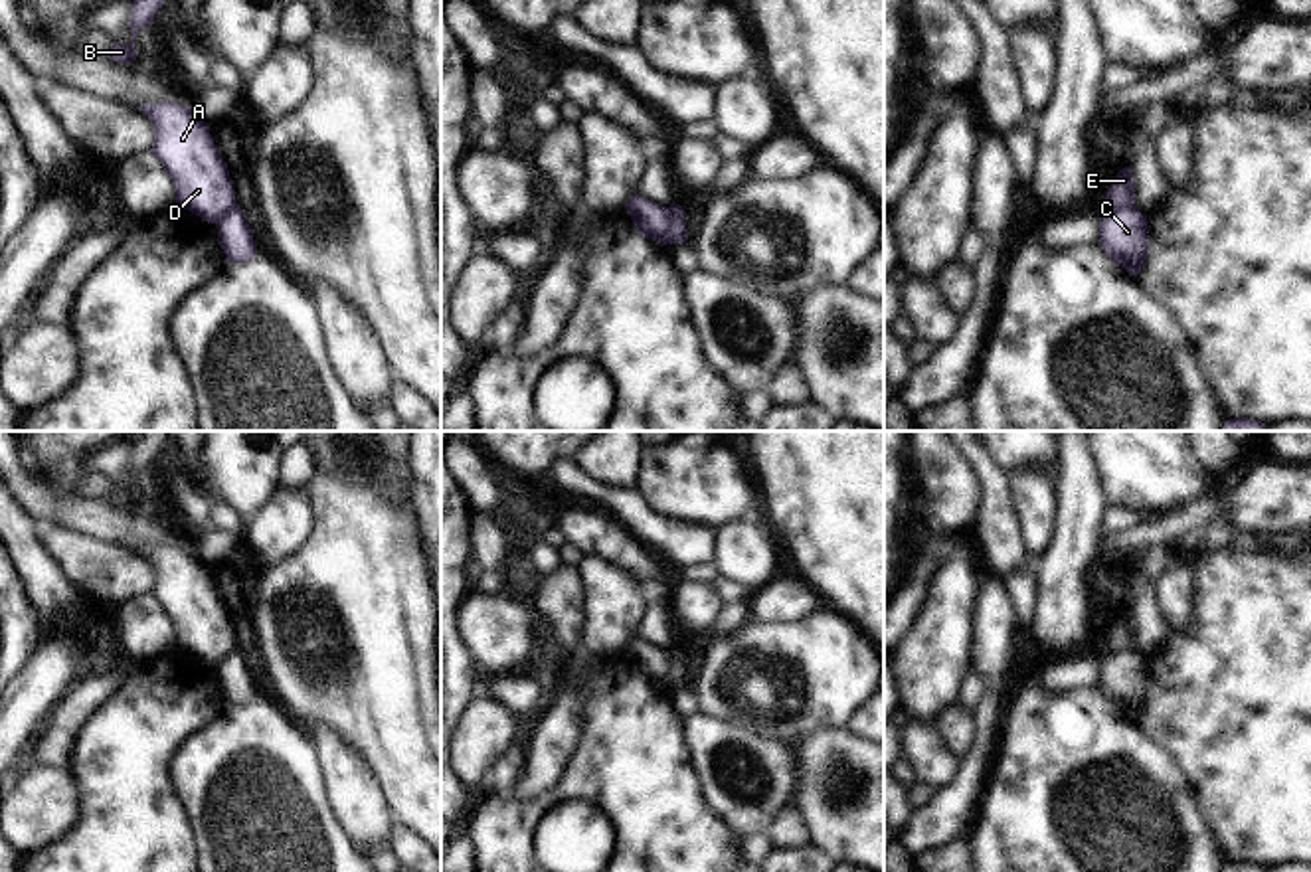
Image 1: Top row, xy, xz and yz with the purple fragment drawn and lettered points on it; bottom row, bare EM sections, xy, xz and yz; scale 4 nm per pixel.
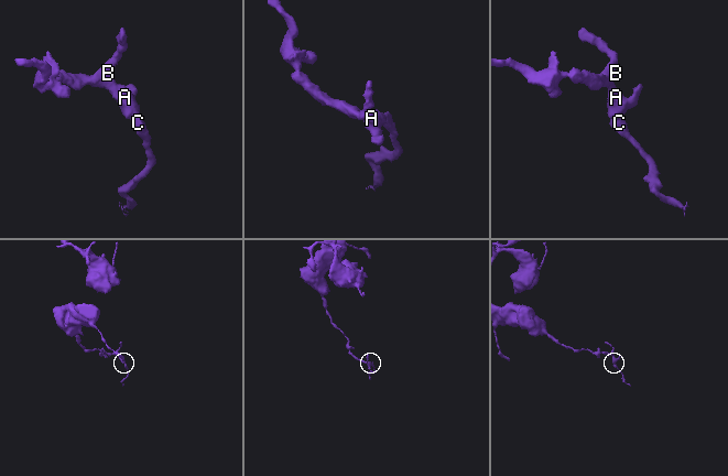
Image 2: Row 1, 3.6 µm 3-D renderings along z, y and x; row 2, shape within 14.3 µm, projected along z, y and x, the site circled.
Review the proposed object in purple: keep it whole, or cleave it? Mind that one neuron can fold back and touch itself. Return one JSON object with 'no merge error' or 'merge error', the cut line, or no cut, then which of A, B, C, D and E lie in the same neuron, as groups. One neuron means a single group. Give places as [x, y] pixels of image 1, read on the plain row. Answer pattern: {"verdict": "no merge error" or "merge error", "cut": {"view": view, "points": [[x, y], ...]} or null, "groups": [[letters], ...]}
{"verdict": "merge error", "cut": {"view": "xz", "points": [[669, 651], [665, 687]]}, "groups": [["A", "B", "D", "E"], ["C"]]}

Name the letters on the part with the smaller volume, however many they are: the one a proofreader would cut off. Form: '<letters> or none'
C

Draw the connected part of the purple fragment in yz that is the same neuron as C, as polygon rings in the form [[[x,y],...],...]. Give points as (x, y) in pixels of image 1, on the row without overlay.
[[[1101,649],[1099,690],[1111,704],[1121,708],[1133,722],[1141,716],[1149,700],[1147,660],[1137,649],[1109,651]]]

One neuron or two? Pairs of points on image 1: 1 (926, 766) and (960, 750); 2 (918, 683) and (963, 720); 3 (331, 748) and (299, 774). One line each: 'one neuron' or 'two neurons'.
1: two neurons
2: two neurons
3: two neurons

